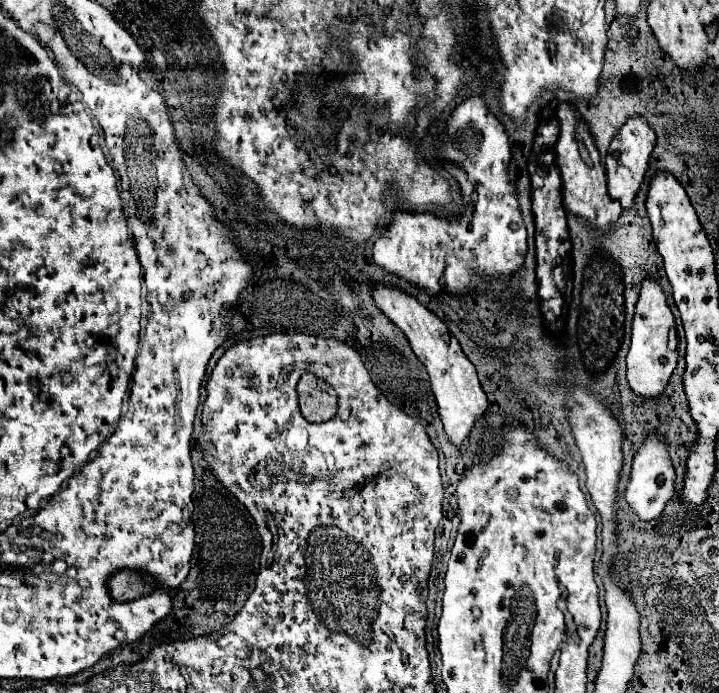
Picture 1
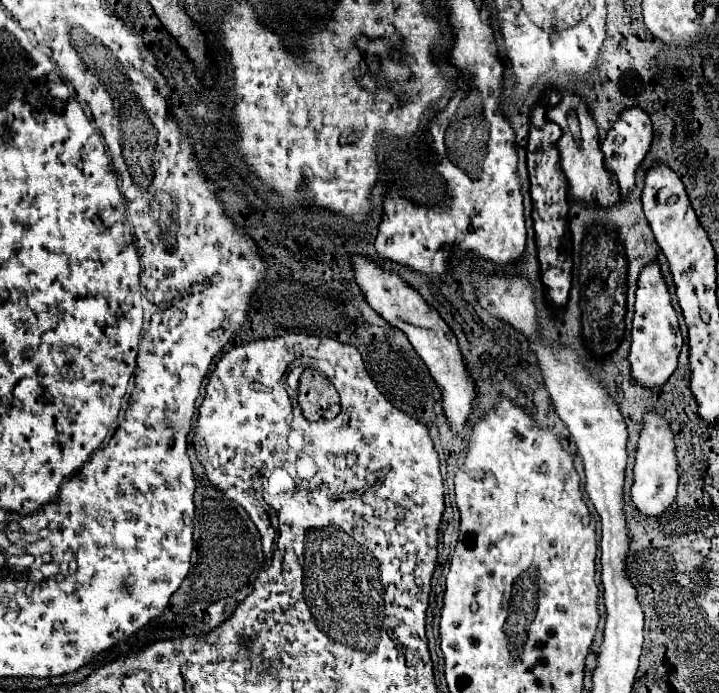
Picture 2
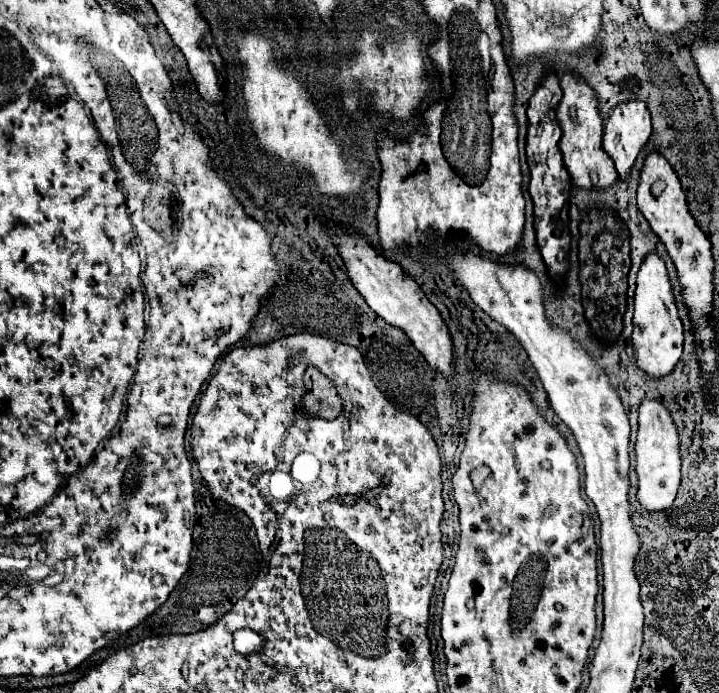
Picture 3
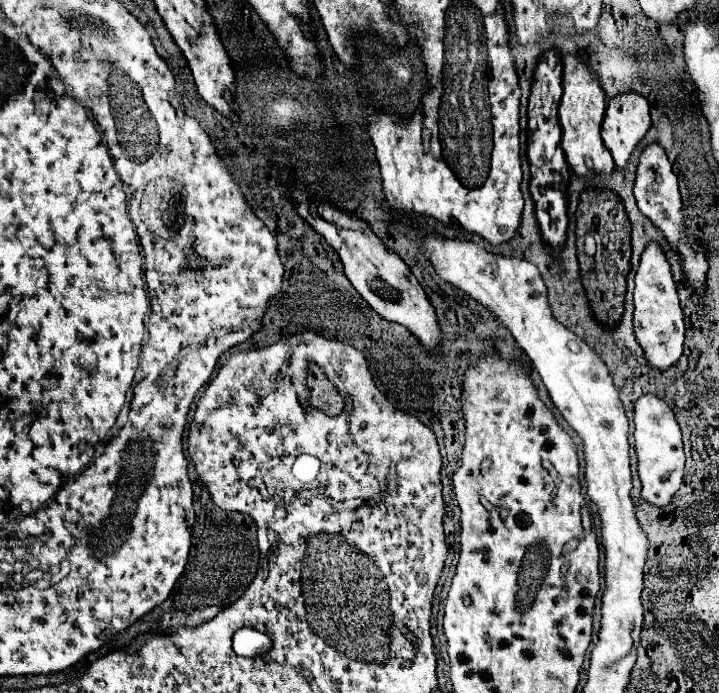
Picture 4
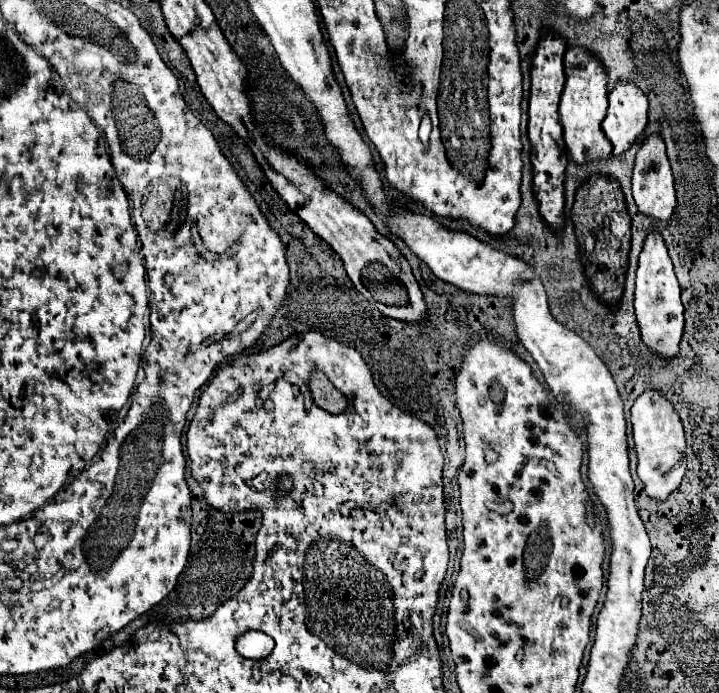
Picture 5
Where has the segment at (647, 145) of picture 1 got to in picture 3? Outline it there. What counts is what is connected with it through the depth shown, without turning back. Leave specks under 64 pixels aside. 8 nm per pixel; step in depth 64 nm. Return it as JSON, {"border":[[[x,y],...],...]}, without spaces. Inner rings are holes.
{"border":[[[628,100],[608,112],[602,148],[614,160],[618,176],[626,178],[652,132],[650,112],[644,100]]]}

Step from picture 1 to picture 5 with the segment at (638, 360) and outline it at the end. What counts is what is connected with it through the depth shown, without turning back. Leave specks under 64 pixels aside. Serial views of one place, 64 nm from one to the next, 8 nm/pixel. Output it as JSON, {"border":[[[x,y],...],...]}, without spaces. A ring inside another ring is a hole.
{"border":[[[658,230],[648,234],[648,238],[644,240],[644,248],[640,252],[634,306],[636,306],[636,318],[640,324],[640,334],[644,344],[664,358],[676,356],[684,330],[684,314],[682,314],[684,308],[680,302],[680,286],[672,270],[672,260],[668,256],[668,248]]]}

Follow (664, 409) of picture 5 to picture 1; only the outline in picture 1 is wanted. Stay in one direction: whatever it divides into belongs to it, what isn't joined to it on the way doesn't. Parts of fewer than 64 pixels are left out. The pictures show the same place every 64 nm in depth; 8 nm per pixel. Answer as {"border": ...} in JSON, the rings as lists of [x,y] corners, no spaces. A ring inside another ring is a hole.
{"border":[[[648,434],[634,458],[632,476],[630,476],[630,482],[626,488],[626,500],[628,500],[630,508],[640,516],[640,520],[654,520],[662,514],[662,510],[674,496],[674,480],[676,480],[676,474],[674,474],[674,466],[670,462],[668,444],[664,440],[660,440],[658,434]]]}

